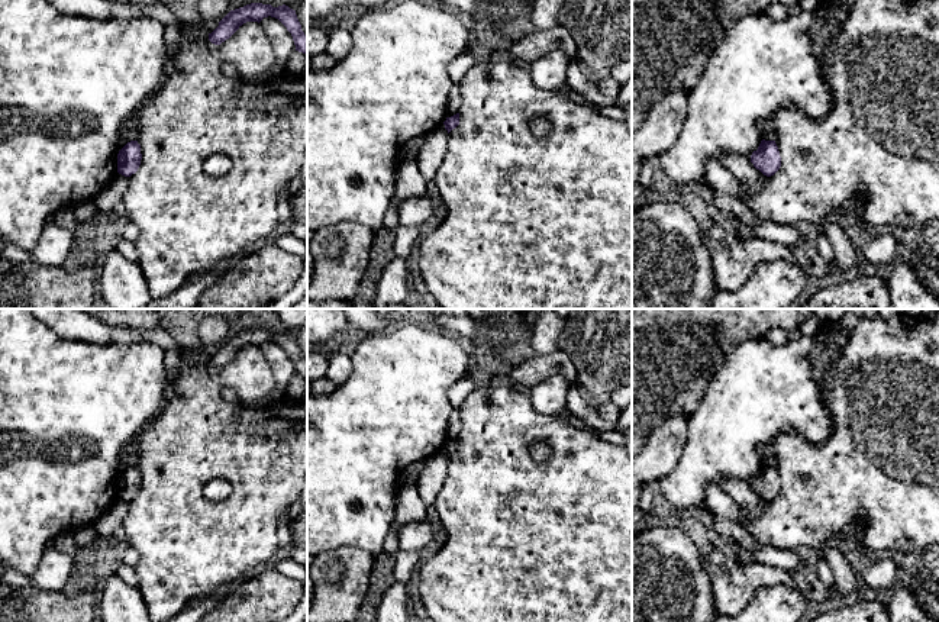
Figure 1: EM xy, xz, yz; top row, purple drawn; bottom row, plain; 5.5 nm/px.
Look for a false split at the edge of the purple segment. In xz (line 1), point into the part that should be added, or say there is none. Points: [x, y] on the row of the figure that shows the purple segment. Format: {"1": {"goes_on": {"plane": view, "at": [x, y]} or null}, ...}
{"1": {"goes_on": null}}

